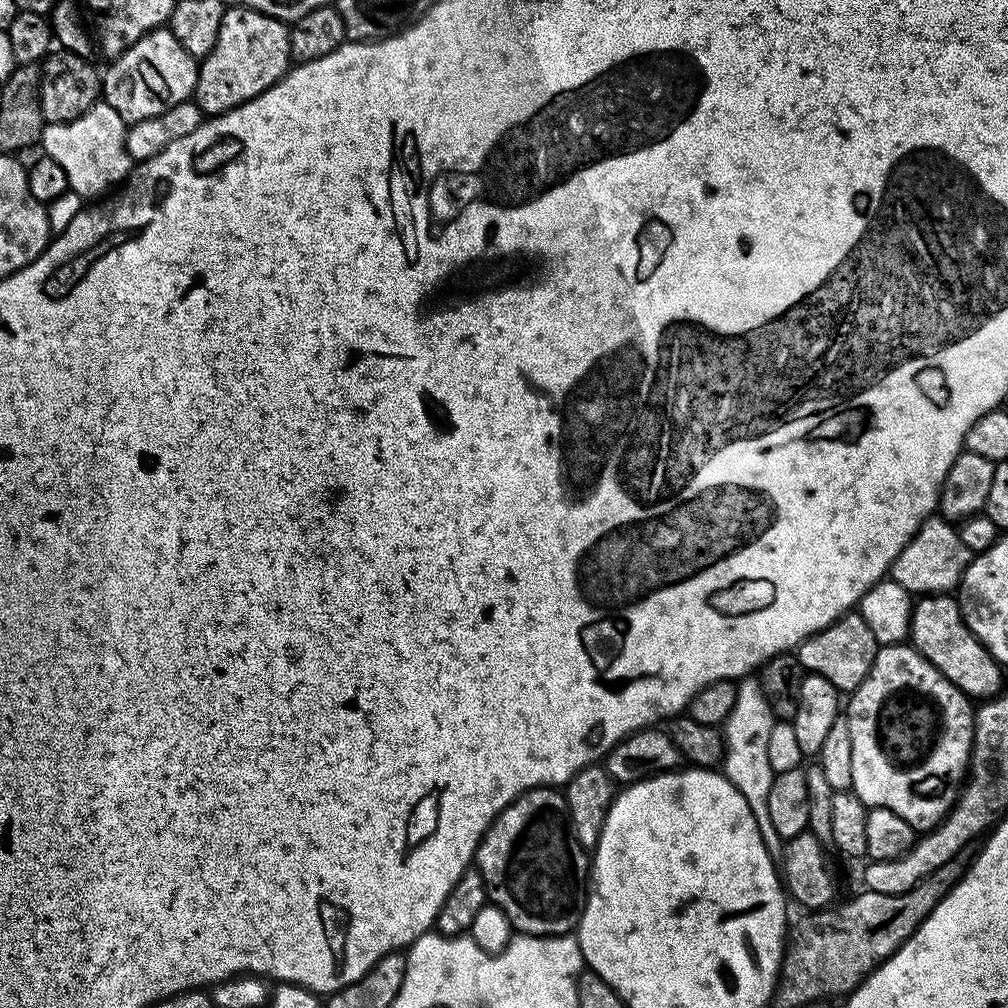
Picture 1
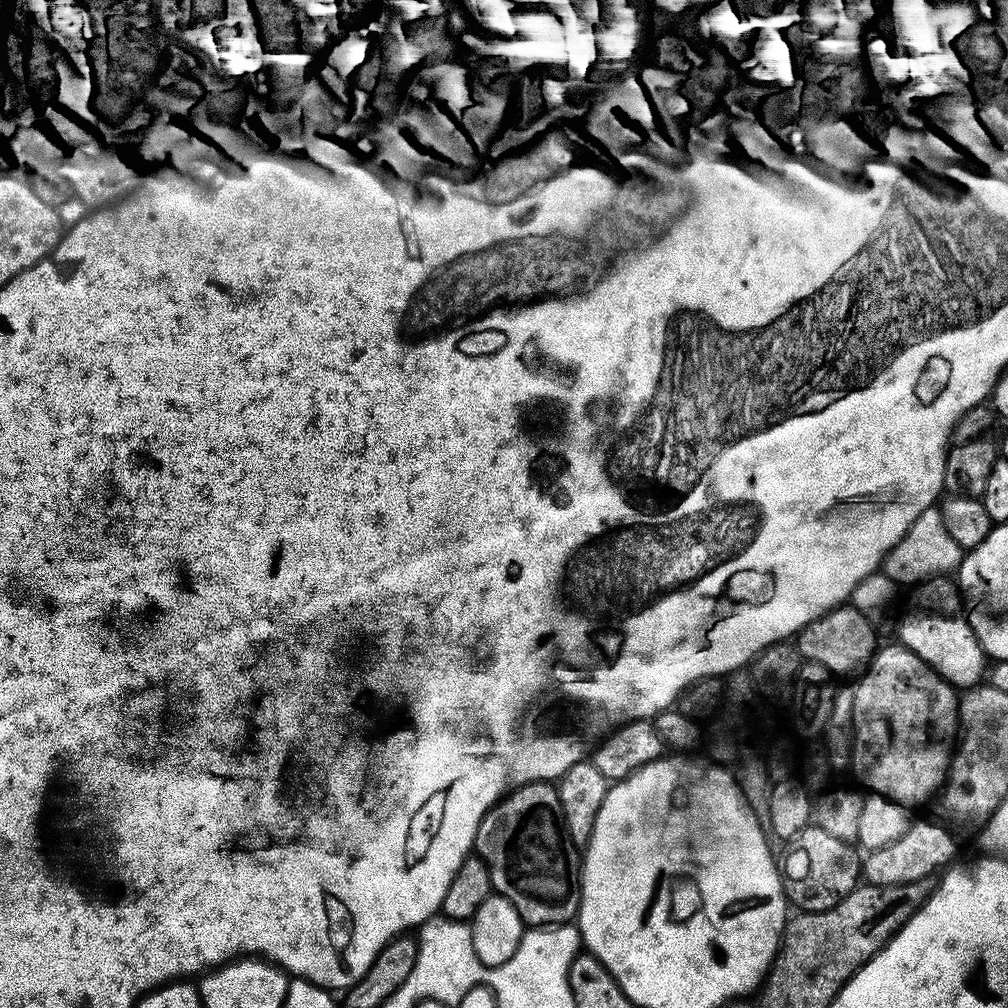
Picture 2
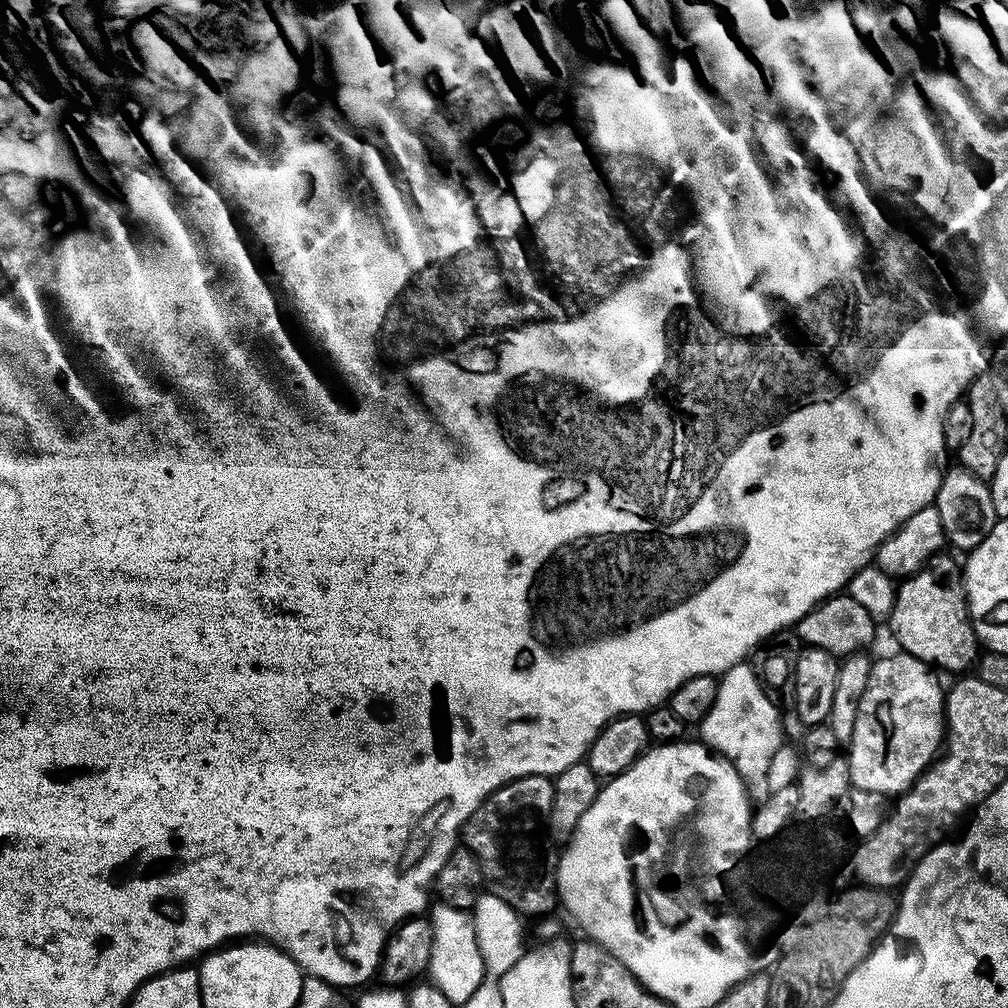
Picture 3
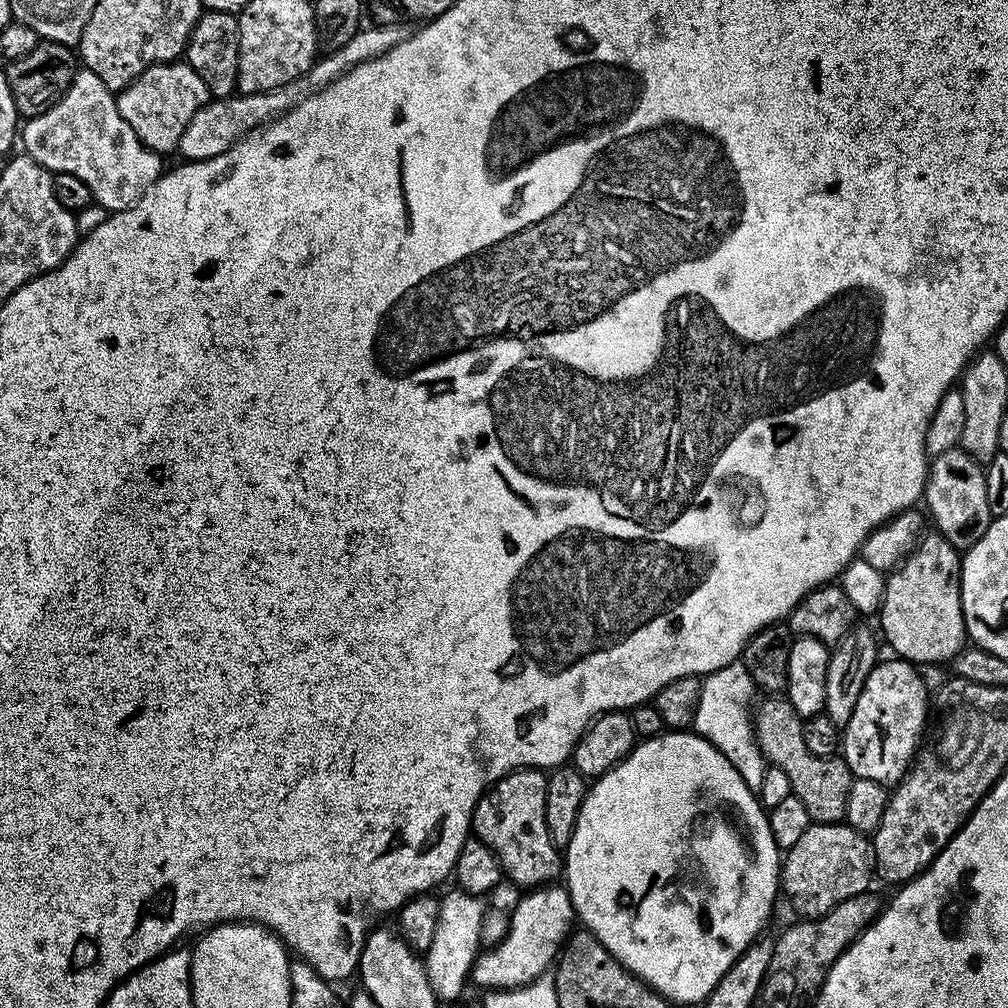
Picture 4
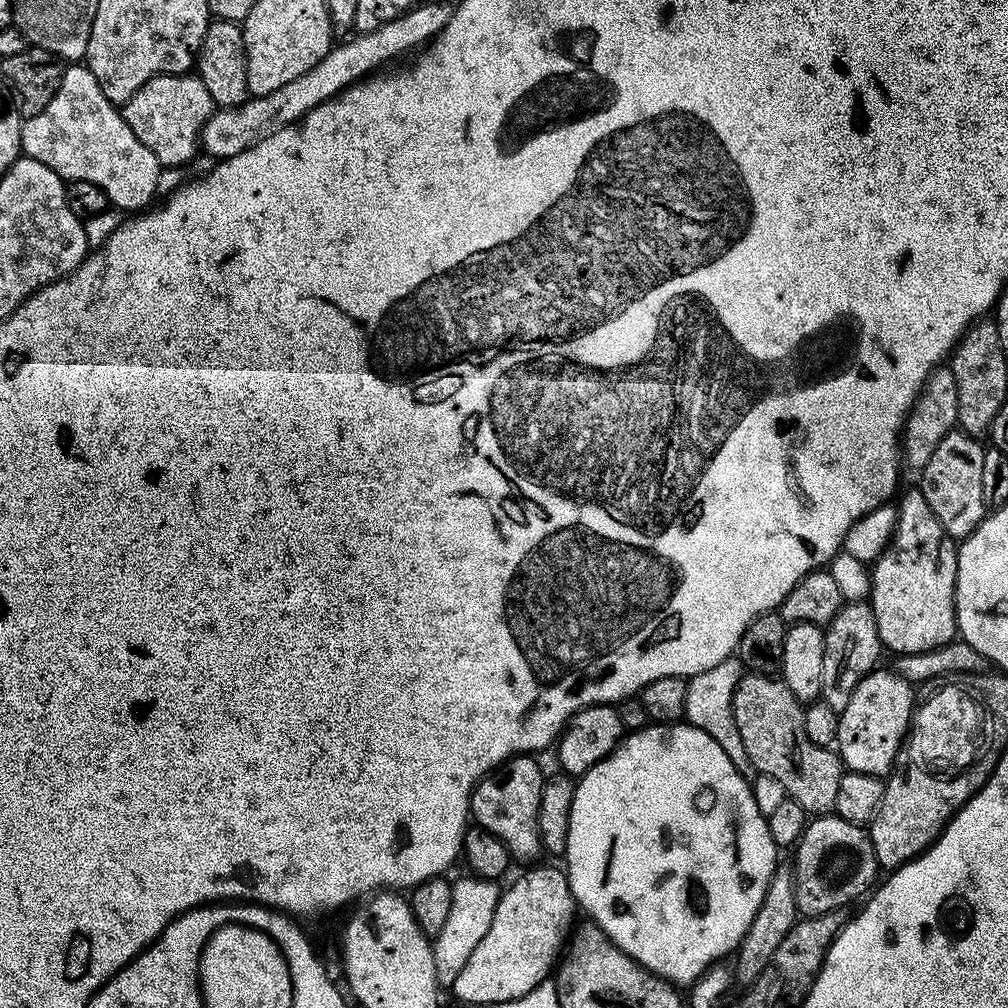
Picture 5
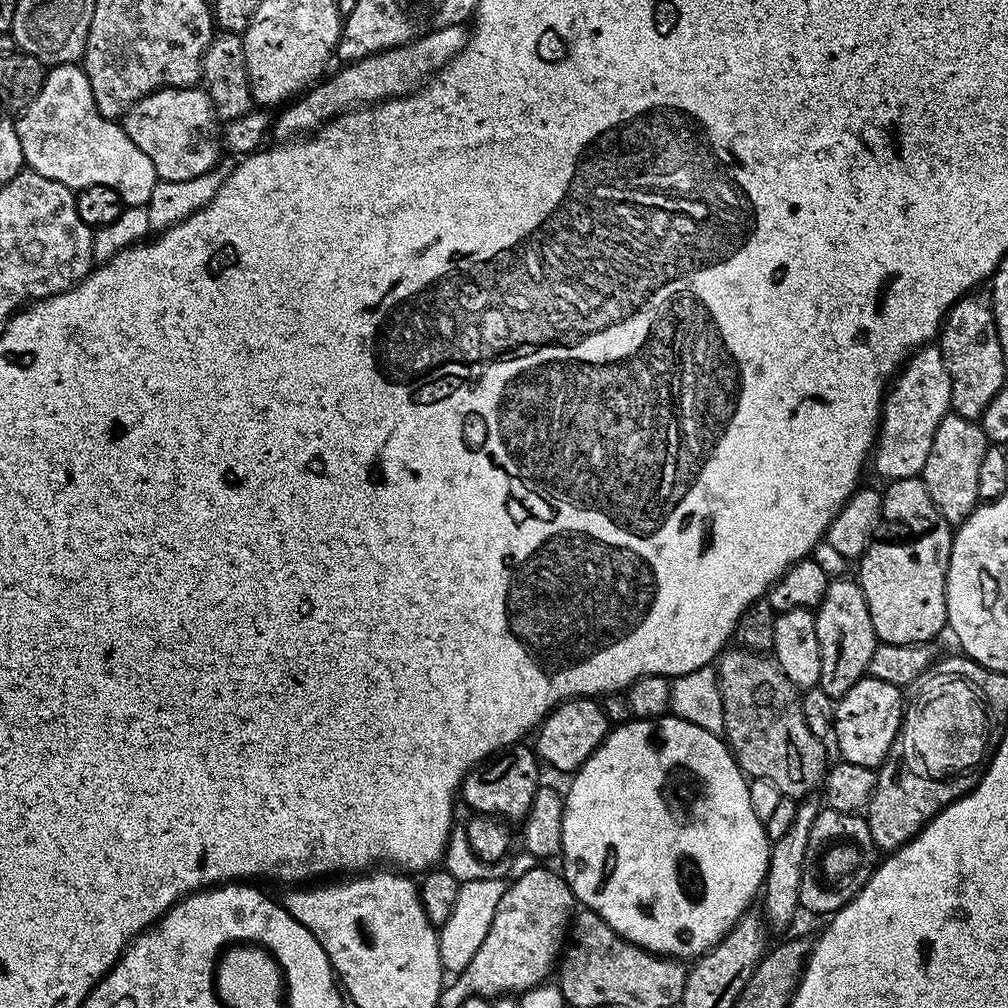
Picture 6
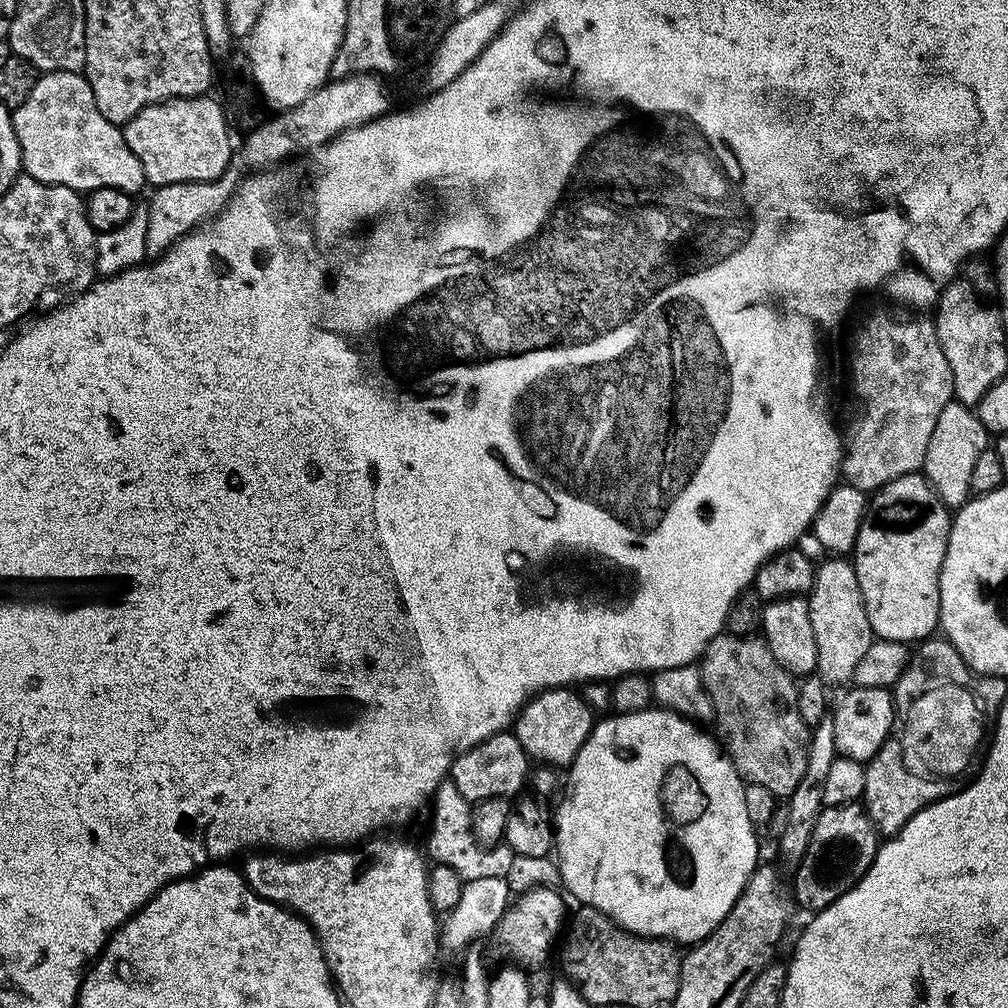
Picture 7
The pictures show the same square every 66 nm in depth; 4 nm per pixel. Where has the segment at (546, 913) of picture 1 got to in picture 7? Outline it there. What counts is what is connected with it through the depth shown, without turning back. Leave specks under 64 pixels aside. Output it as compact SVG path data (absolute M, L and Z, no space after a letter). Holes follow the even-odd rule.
M505 730L483 740L469 752L457 756L452 763L450 780L458 788L462 796L473 806L480 800L490 798L516 798L530 780L530 758L526 750L522 750L522 742L518 742L515 731Z

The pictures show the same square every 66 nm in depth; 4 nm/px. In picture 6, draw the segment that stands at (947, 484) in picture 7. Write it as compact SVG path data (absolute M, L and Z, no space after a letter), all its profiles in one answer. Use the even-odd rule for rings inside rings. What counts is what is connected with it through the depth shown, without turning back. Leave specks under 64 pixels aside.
M953 412L944 416L934 434L933 445L930 446L920 479L939 512L953 526L962 524L978 506L979 464L987 447L988 443L979 423L964 419Z

